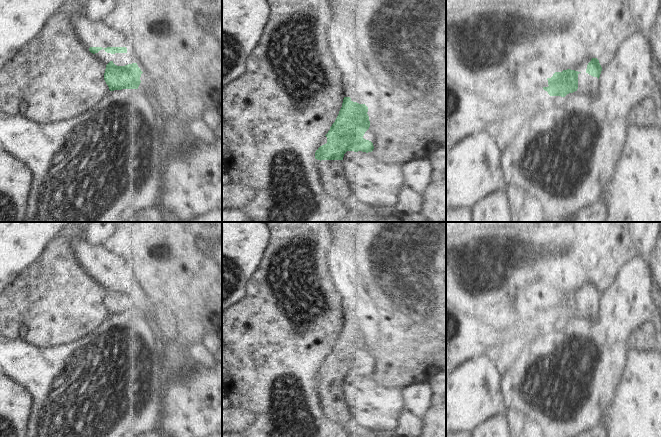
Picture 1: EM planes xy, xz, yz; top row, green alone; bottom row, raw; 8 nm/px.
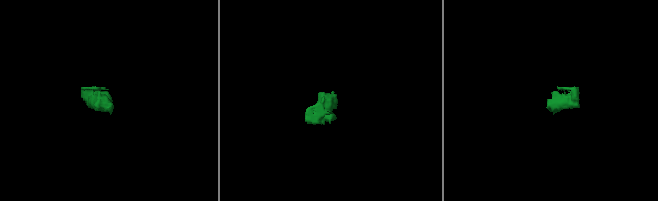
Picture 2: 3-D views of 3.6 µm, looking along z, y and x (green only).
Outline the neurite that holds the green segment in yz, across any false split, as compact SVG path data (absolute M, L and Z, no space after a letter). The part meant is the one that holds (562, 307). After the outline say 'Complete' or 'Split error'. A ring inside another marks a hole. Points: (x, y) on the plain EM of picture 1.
M592 282L585 296L567 293L555 296L551 302L547 302L548 311L543 311L550 320L565 321L569 317L593 316L597 310L602 291L597 282Z. Split error.

